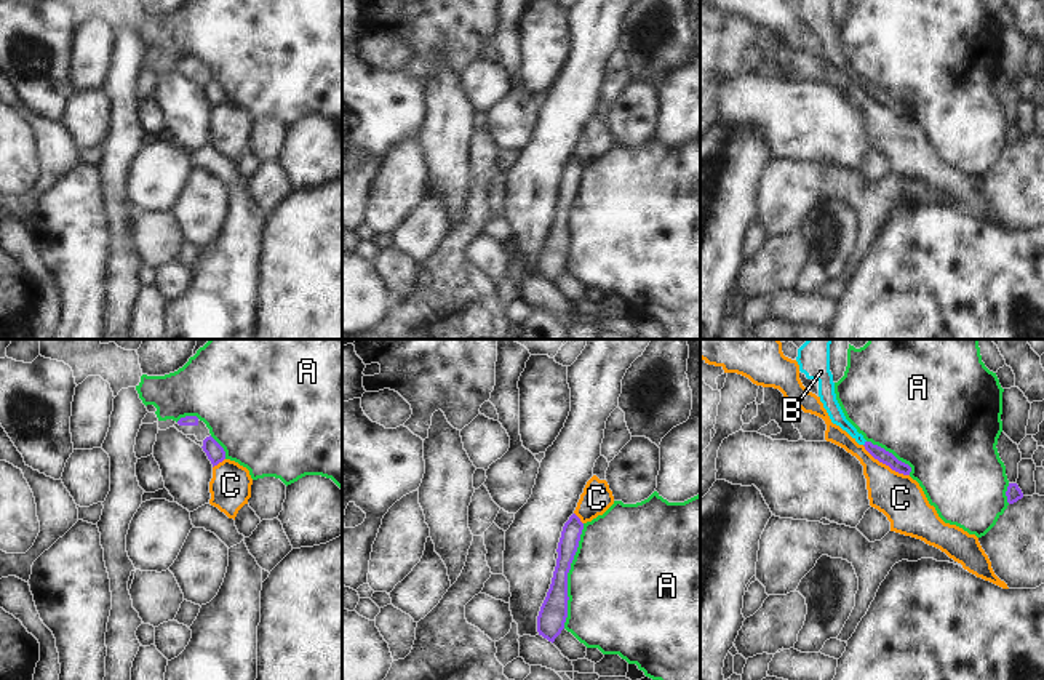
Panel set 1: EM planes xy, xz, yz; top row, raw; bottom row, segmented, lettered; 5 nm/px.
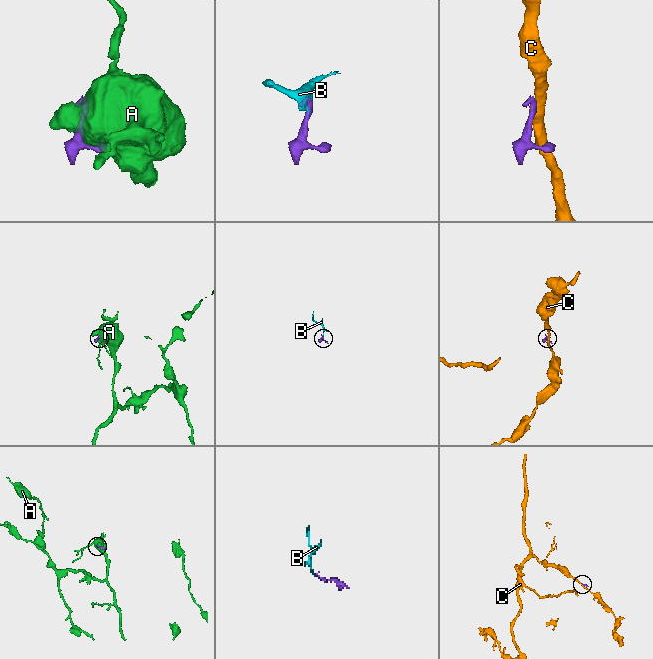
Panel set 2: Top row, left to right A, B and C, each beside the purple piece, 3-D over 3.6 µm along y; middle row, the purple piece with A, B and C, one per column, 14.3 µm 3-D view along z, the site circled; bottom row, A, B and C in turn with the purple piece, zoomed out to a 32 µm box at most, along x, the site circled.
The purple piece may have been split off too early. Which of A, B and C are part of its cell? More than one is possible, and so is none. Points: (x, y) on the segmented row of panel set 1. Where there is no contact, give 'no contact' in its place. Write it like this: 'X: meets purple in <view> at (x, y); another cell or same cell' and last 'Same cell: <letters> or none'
A: meets purple in xz at (566, 576); another cell
B: meets purple in yz at (865, 444); same cell
C: meets purple in yz at (886, 464); another cell
Same cell: B

